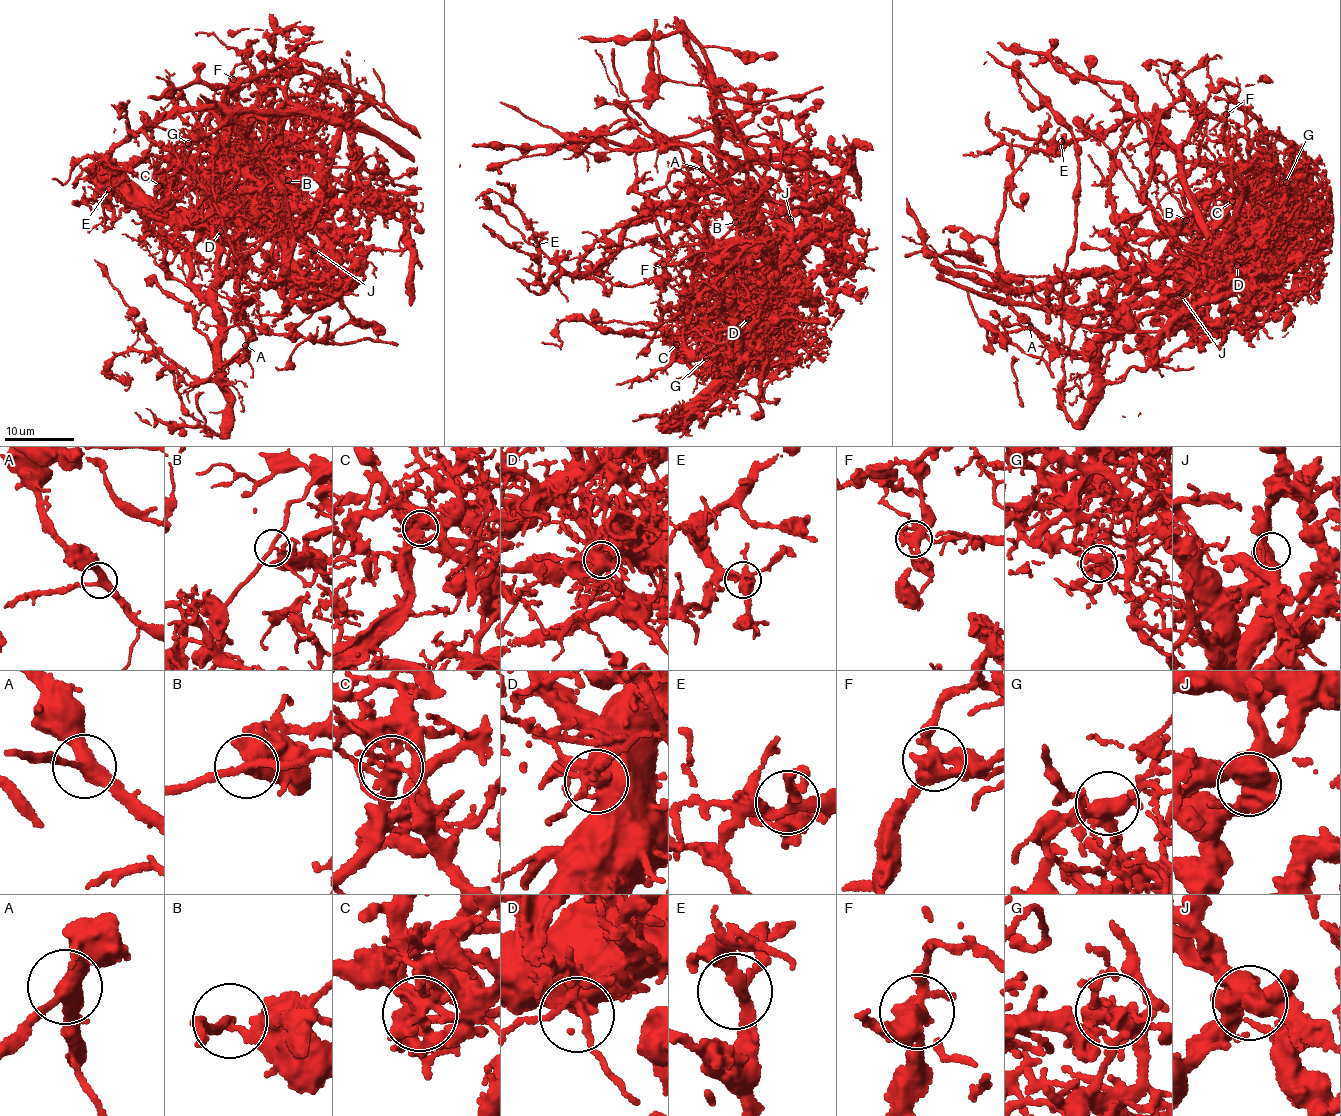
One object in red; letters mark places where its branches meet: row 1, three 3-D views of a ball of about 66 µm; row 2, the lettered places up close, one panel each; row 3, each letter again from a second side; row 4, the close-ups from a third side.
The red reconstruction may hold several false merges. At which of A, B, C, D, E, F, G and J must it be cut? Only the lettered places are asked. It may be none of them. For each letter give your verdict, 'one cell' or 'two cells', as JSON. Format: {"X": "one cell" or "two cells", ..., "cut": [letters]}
{"A": "one cell", "B": "two cells", "C": "two cells", "D": "one cell", "E": "one cell", "F": "two cells", "G": "one cell", "J": "one cell", "cut": ["B", "C", "F"]}

